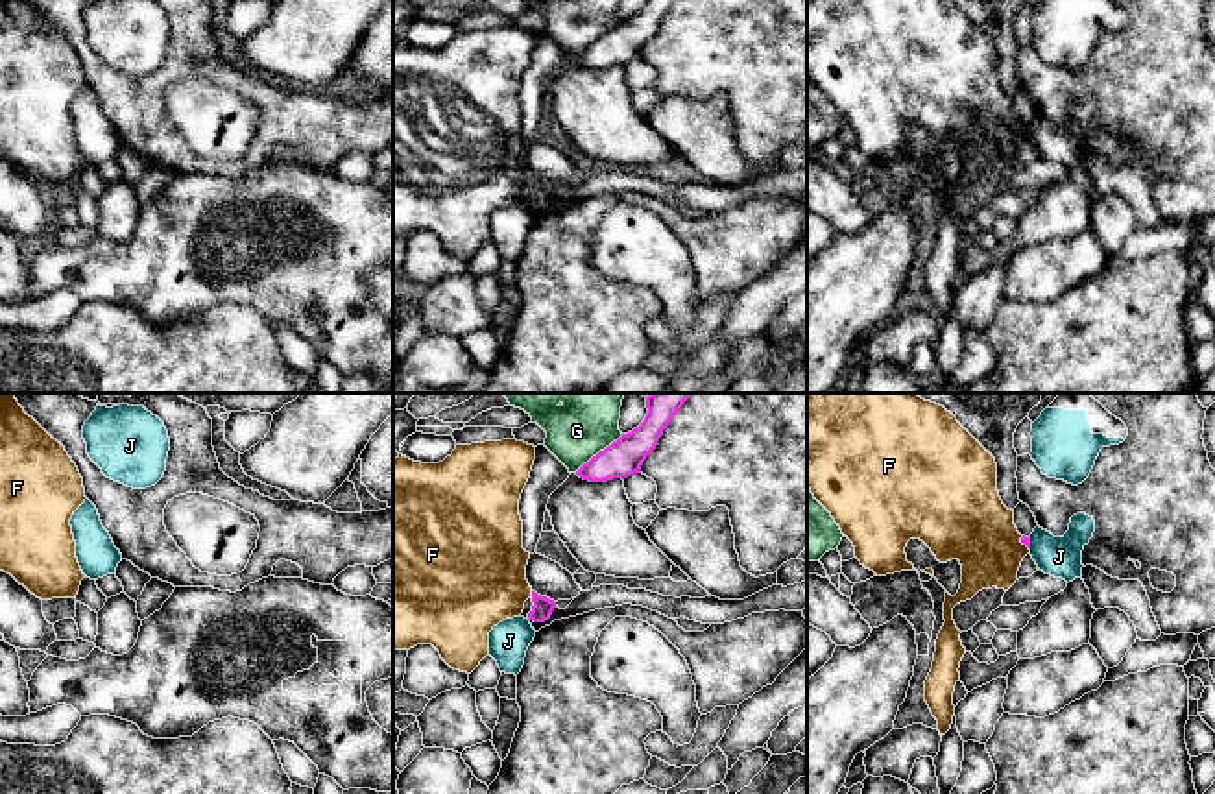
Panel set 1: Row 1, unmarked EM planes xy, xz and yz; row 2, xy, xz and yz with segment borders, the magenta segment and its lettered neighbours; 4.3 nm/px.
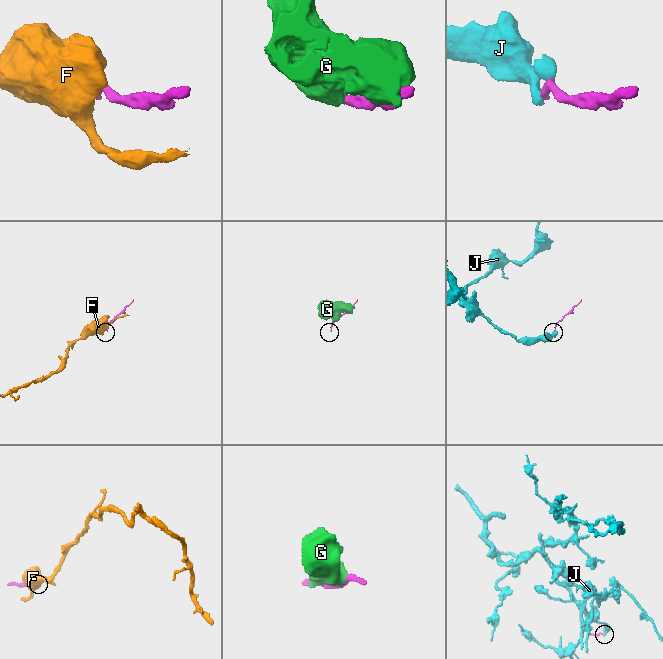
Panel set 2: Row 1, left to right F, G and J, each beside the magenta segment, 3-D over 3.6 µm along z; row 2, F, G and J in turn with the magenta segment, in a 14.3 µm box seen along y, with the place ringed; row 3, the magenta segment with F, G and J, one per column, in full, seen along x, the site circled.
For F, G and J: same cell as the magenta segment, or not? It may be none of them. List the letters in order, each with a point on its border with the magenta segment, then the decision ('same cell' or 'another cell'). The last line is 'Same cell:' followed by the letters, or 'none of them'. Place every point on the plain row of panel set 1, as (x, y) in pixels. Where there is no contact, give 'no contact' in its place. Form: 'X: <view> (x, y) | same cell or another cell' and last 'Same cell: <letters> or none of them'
F: xz (532, 181) | another cell
G: xz (601, 37) | another cell
J: yz (1029, 130) | another cell
Same cell: none of them

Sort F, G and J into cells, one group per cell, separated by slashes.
F / G / J

